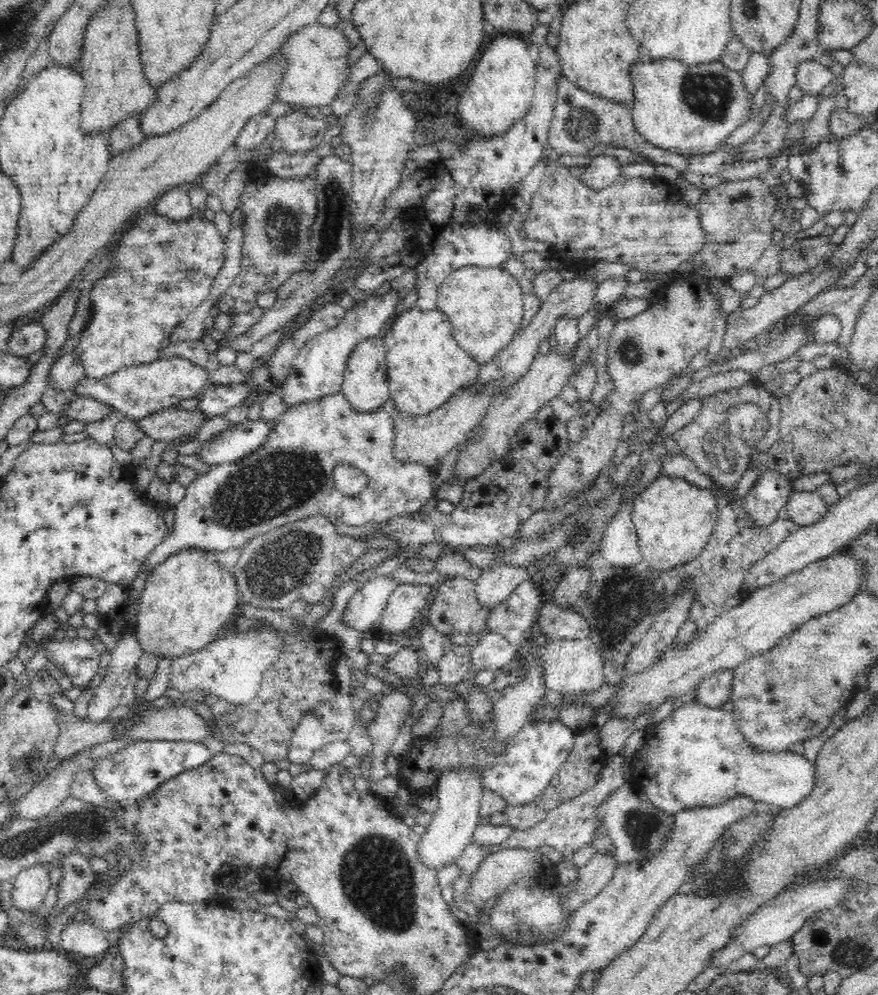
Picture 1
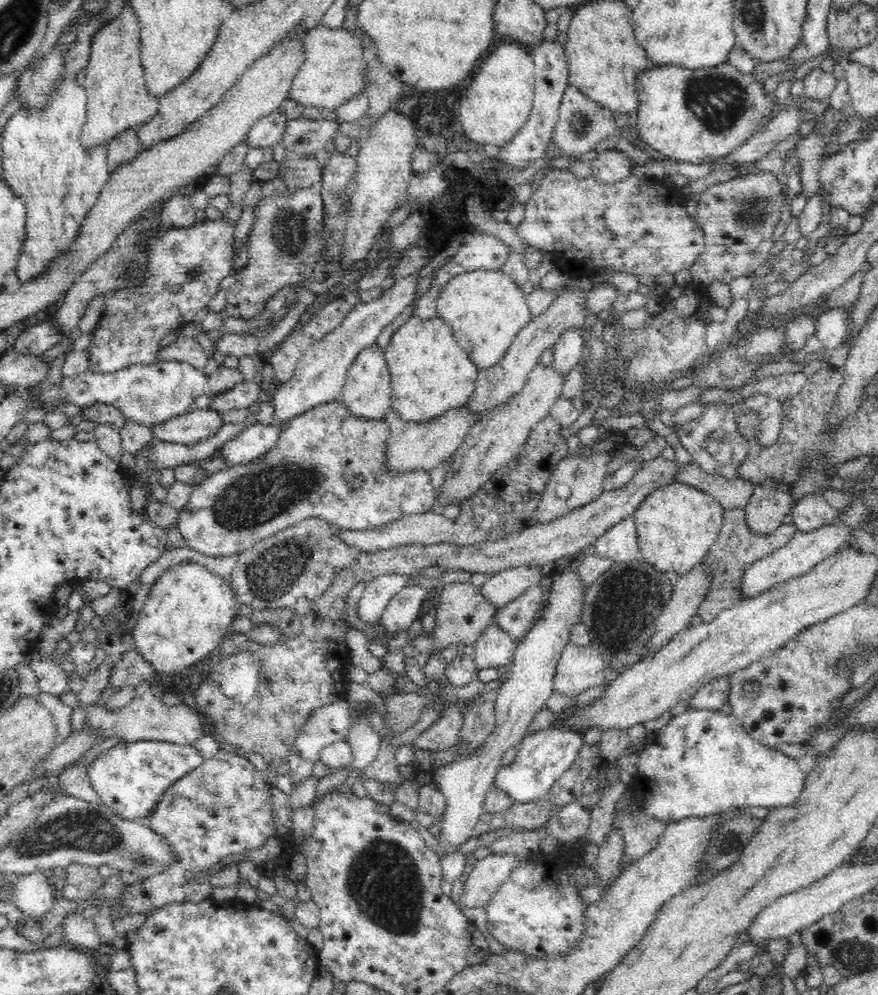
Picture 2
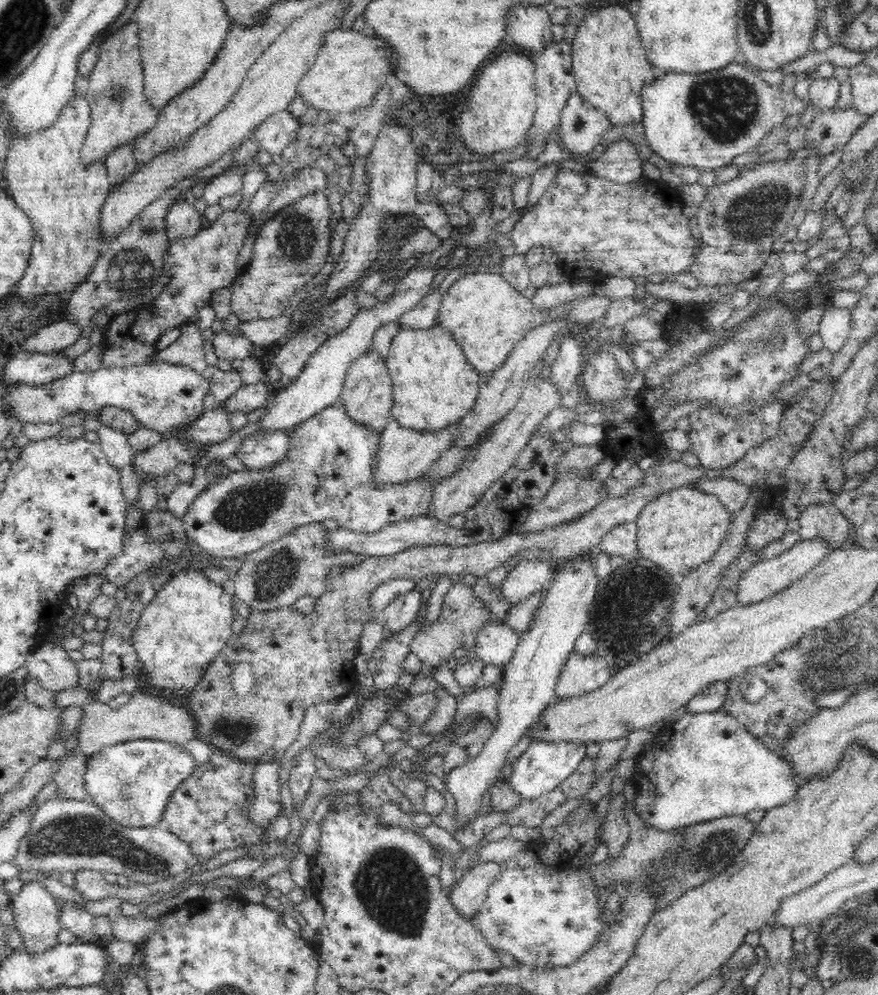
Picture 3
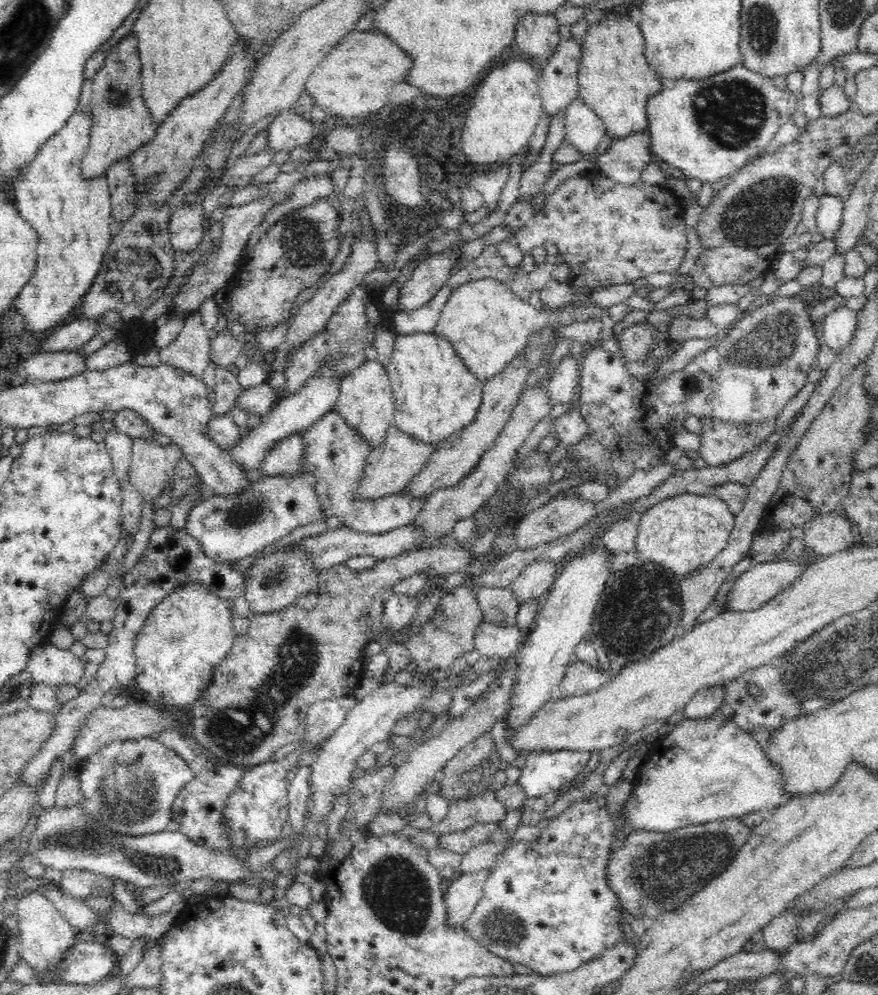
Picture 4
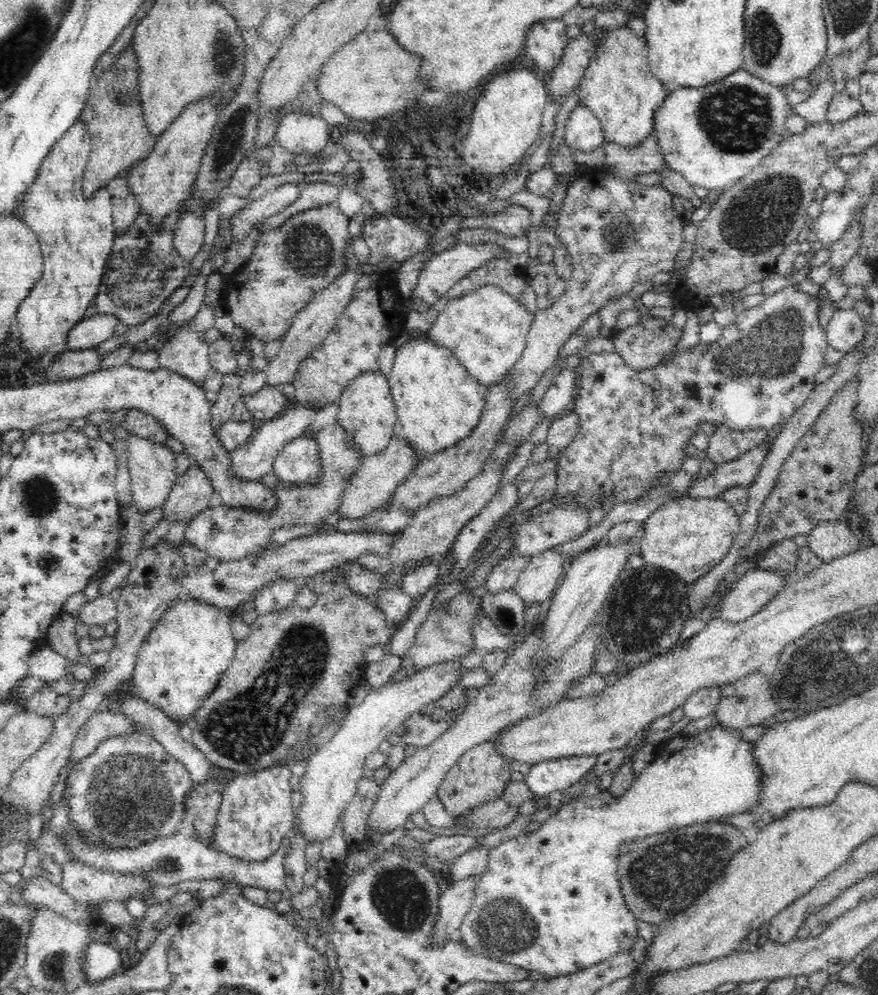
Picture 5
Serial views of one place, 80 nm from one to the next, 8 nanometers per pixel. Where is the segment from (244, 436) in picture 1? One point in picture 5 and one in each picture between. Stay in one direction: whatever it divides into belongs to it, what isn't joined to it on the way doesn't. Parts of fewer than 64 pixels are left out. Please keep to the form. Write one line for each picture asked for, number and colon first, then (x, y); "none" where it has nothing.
2: (255, 440)
3: (259, 450)
4: (286, 456)
5: (298, 463)

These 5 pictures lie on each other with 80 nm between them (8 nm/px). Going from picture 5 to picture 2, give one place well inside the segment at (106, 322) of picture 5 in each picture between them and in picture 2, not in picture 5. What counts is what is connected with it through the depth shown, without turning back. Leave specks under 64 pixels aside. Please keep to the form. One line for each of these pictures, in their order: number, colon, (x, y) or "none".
2: (35, 340)
3: (55, 337)
4: (70, 337)

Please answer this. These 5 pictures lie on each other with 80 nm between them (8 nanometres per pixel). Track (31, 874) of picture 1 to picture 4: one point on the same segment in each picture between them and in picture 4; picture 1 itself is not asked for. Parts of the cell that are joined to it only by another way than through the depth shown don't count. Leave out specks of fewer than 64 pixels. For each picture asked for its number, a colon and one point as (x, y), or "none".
2: (32, 894)
3: (37, 919)
4: (45, 934)

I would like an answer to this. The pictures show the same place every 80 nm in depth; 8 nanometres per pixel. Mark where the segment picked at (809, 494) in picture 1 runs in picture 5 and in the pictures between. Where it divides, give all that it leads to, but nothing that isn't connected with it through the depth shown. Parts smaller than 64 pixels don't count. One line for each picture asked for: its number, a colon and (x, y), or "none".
2: (811, 512)
3: (823, 520)
4: (828, 534)
5: (828, 540)

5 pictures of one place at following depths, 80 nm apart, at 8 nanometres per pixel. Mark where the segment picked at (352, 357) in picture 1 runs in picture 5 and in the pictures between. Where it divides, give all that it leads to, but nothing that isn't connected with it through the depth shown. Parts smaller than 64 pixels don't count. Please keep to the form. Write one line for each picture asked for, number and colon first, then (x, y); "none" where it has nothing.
2: (367, 391)
3: (367, 396)
4: (366, 401)
5: (367, 412)

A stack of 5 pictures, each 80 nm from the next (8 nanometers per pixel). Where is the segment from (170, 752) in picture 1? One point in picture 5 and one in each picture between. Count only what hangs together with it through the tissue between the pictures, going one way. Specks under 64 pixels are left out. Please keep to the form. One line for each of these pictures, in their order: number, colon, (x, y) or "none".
2: (130, 778)
3: (132, 781)
4: (130, 786)
5: (130, 790)

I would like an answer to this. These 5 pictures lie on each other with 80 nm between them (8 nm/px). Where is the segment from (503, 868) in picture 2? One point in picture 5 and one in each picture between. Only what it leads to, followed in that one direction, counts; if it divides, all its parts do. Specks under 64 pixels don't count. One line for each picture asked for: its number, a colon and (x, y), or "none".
3: (468, 895)
4: (462, 893)
5: (455, 900)

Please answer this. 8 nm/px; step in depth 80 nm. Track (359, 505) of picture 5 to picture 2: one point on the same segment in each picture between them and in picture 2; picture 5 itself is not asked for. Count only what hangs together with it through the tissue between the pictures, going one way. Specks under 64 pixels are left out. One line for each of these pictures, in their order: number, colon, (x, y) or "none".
2: (424, 445)
3: (404, 453)
4: (391, 465)

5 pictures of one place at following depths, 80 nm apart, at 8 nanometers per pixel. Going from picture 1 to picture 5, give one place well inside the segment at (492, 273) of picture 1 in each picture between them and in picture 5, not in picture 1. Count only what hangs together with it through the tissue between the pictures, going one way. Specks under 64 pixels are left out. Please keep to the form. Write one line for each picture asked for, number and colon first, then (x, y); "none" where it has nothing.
2: (486, 309)
3: (486, 316)
4: (488, 325)
5: (486, 328)

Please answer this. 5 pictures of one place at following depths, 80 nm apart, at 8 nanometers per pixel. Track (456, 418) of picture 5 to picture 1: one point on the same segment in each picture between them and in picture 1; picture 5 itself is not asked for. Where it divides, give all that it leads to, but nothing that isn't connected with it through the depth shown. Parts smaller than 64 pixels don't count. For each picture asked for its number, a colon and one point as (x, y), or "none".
1: (425, 364)
2: (430, 372)
3: (434, 385)
4: (435, 394)

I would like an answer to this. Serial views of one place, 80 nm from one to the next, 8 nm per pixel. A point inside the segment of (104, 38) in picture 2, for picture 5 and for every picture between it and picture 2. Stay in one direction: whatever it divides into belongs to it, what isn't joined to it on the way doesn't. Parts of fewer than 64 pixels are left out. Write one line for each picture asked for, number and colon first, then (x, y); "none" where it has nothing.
3: (120, 111)
4: (121, 122)
5: (120, 138)

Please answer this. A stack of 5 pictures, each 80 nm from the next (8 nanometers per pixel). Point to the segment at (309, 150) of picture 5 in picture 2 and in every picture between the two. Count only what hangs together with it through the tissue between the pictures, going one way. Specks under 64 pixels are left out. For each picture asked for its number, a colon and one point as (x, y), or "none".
2: (267, 132)
3: (274, 134)
4: (286, 131)

